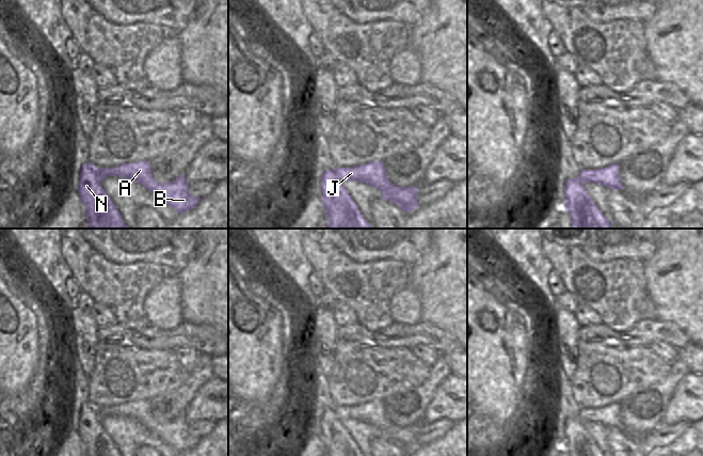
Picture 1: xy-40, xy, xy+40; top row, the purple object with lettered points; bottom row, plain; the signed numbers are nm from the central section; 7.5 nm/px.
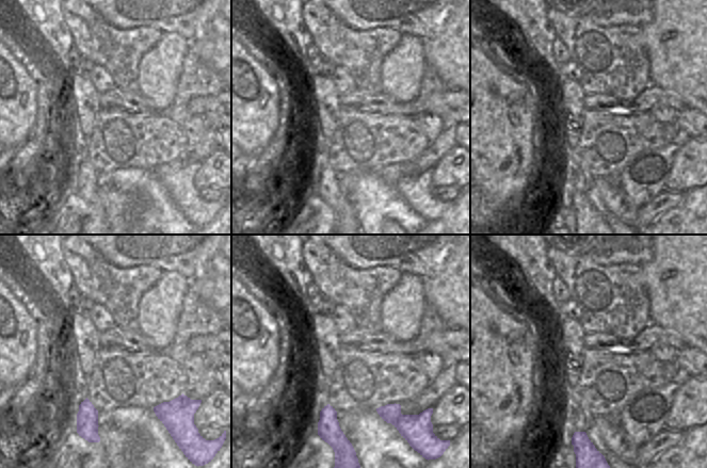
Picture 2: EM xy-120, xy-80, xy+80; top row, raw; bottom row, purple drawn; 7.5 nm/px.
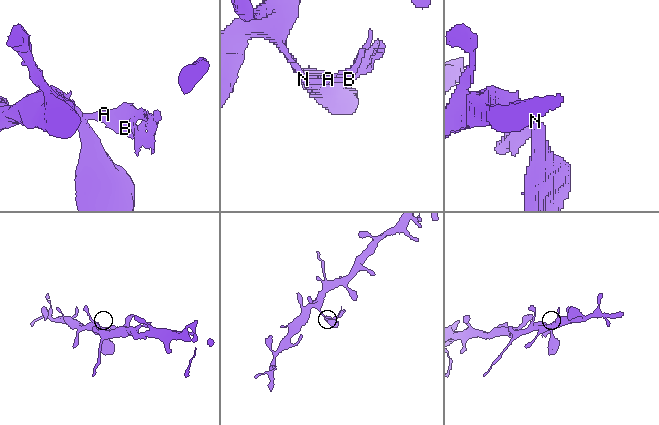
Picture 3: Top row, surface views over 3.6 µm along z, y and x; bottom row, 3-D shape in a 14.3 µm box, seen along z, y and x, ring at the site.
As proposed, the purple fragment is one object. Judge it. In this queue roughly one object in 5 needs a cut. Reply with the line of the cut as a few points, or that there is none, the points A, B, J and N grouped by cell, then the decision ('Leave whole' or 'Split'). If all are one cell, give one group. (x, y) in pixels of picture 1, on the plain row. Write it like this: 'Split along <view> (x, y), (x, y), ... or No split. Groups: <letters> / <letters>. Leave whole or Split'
Split along xy (334, 408), (340, 421). Groups: A B J / N. Split

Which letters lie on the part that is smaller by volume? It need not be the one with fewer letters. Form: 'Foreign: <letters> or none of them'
Foreign: A, B, J

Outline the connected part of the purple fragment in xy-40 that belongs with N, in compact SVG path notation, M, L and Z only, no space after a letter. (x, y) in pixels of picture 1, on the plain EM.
M90 400L82 404L78 434L86 449L86 456L122 456L101 425L98 408Z

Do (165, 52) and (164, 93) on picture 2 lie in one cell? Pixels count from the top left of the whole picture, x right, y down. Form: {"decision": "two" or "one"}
{"decision": "one"}

